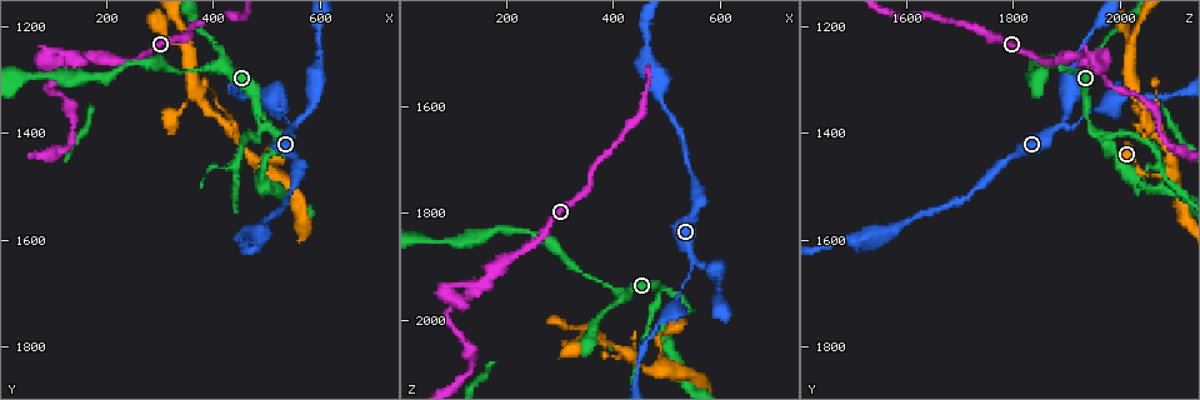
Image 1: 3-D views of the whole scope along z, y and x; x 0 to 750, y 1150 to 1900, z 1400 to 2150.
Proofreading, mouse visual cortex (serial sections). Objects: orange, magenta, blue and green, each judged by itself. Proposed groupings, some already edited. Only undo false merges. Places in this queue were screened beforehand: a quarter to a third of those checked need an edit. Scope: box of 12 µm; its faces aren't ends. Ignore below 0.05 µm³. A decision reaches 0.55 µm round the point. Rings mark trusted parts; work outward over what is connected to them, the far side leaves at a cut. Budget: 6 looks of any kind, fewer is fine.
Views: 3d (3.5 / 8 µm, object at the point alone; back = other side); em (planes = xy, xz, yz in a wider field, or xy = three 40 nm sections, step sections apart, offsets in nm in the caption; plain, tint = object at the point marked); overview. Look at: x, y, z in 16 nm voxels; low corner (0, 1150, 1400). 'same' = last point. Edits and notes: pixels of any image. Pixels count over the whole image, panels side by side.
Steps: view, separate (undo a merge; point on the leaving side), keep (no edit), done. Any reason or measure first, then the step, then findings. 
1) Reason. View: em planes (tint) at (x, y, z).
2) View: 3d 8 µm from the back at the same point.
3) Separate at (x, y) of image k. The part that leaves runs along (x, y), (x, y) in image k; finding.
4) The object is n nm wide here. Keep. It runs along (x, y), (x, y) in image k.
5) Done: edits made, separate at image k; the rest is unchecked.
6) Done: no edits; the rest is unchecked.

Abrupt turn. View: 3d 3.5 µm at (135, 1275, 1955).

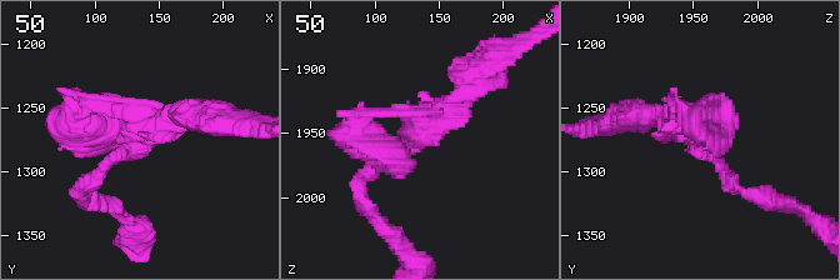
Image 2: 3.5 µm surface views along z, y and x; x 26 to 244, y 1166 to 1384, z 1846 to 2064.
View: em xy step 2 (tint) at (134, 1276, 1952).

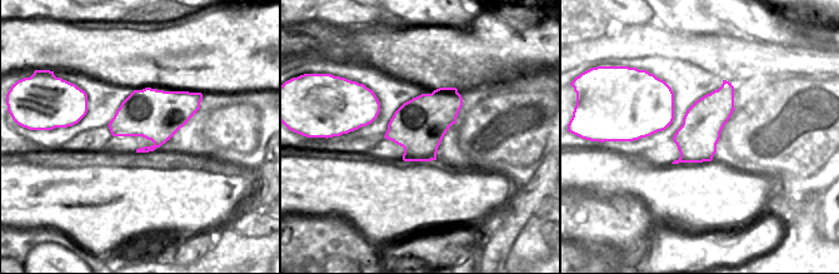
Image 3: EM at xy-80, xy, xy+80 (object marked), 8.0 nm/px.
The object is 420 nm wide here. Keep. It runs along (475, 84), (364, 180) in image 2; continuous, no second cell.

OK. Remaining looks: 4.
Sharp bend. View: 3d 3.5 µm at (500, 1470, 2080).

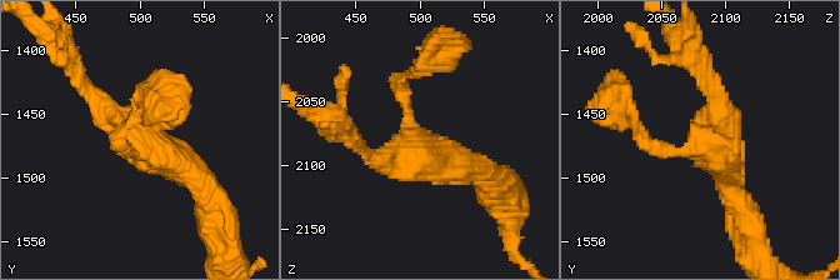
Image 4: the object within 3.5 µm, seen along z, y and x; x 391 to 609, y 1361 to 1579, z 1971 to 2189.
Need the tissue. View: em xy step 3 (tint) at (500, 1474, 2088).

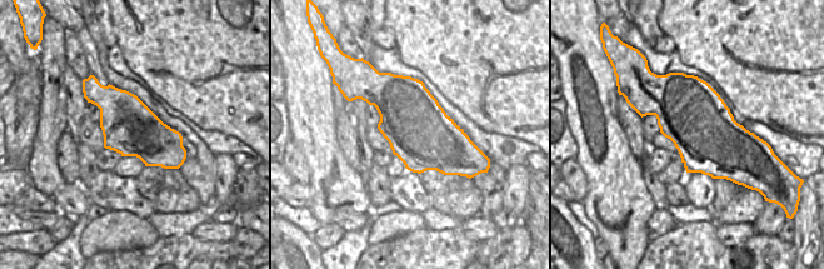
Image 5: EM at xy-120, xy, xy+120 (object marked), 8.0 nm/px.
The object is 500 nm wide here. Keep. It runs along (640, 131), (660, 150), (708, 143), (714, 85) in image 4; all the same cell.

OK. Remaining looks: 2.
Sharp bend. View: 3d 8 µm at (365, 1325, 2035).

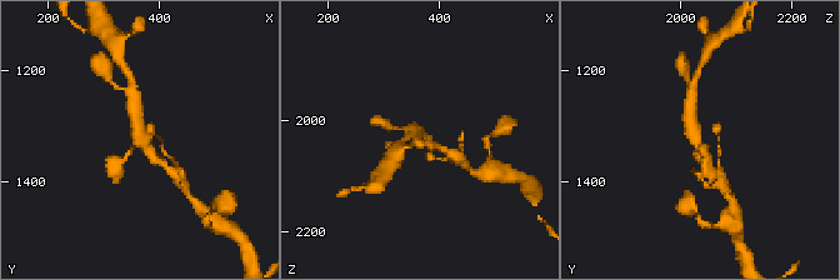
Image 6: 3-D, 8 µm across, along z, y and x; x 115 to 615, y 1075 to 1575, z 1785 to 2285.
3 arms meet here; the arms are 150, 200, 400 nm wide. View: em xy step 3 (tint) at (365, 1325, 2025).

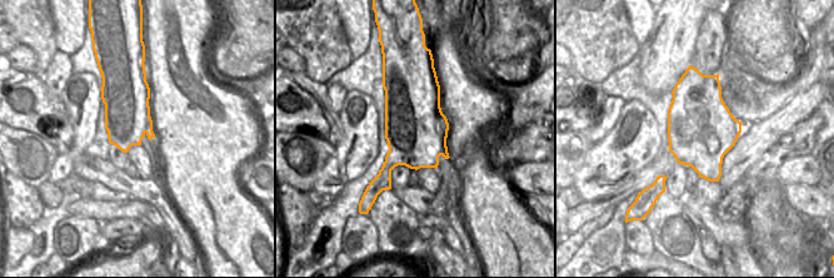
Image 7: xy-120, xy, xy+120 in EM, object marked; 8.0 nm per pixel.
Keep. It runs along (164, 165), (139, 140), (133, 108) in image 6; continuous, no second cell.

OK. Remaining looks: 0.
Done: no edits; the rest is unchecked.

